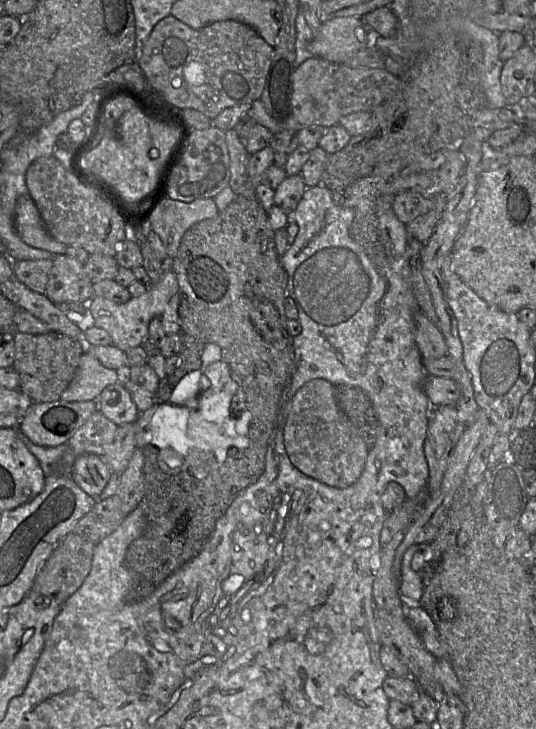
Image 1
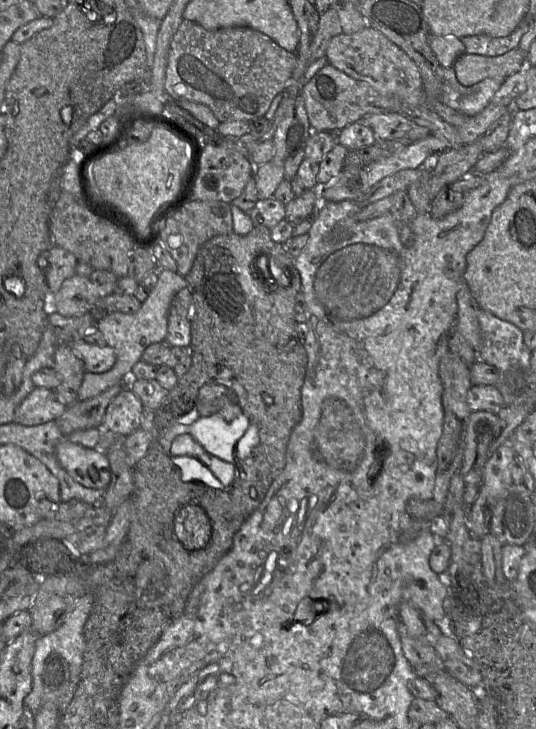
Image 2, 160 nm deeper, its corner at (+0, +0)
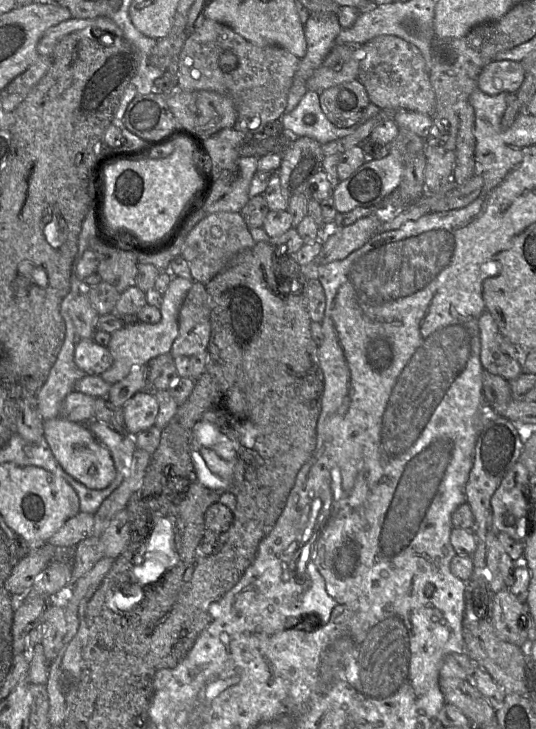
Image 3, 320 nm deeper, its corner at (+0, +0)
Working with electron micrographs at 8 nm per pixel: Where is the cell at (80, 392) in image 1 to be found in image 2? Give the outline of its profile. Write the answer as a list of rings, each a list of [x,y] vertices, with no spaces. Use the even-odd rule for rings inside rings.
[[[159,269],[157,284],[151,289],[148,298],[142,302],[141,308],[134,314],[109,312],[97,321],[97,328],[106,339],[107,345],[116,351],[116,363],[107,372],[85,372],[83,382],[78,390],[78,401],[86,401],[103,393],[119,383],[128,383],[133,366],[141,360],[144,350],[151,344],[166,340],[168,316],[175,295],[186,288],[186,278],[178,272]]]

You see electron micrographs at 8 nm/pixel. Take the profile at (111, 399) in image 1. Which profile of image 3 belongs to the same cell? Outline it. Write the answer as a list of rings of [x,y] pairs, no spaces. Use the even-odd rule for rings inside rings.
[[[149,390],[137,392],[123,406],[126,432],[132,436],[155,425],[158,401]]]

